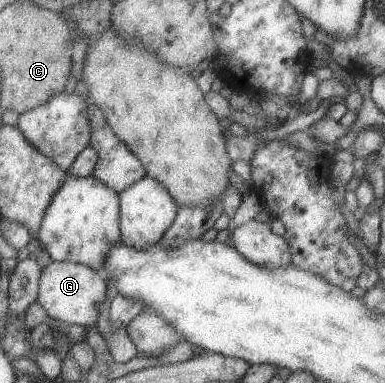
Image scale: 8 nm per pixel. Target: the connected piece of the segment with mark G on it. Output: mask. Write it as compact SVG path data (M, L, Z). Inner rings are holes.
M53 261L42 268L36 302L54 320L74 324L85 329L97 323L99 307L106 299L106 283L100 272L73 262Z

